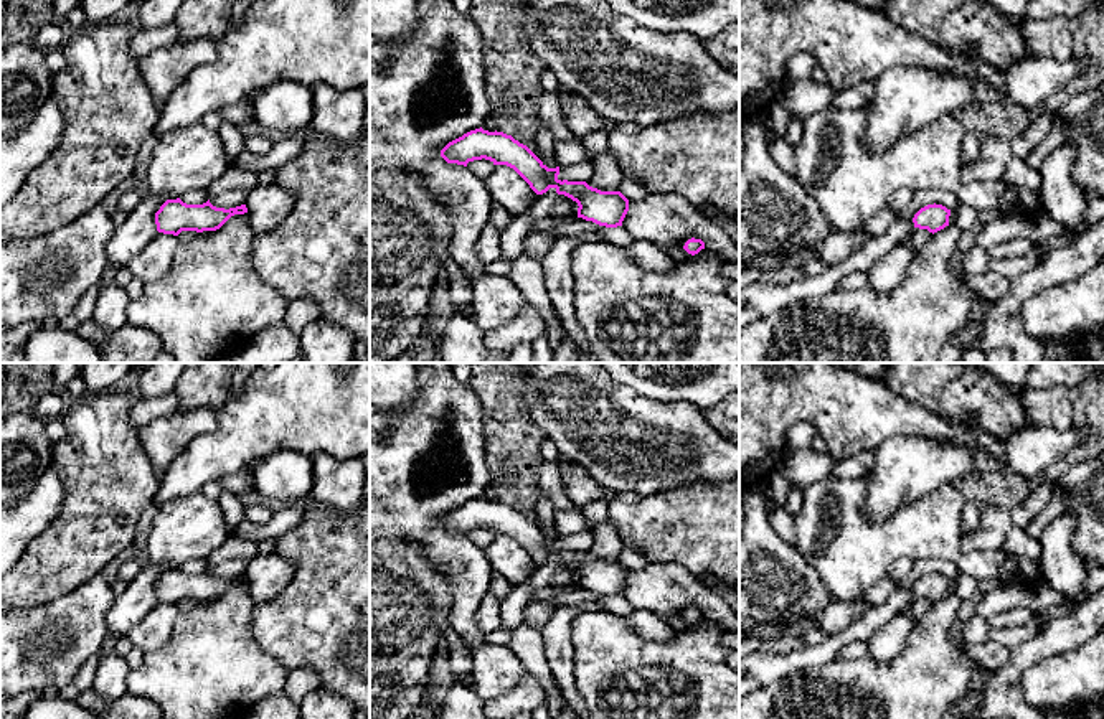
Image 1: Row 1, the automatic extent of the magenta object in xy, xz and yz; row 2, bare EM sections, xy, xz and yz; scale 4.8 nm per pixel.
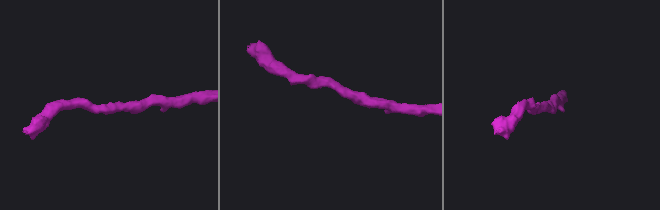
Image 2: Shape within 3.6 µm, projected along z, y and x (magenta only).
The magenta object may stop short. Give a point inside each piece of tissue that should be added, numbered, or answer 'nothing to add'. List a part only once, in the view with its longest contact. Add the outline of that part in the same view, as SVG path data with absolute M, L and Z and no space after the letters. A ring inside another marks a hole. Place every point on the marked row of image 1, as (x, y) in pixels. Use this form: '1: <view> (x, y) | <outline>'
nothing to add

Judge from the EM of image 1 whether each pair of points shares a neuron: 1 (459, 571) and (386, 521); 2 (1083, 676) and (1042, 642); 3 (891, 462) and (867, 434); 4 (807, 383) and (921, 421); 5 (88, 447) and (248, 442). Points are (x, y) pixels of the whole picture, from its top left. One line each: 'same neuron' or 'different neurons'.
1: same neuron
2: different neurons
3: different neurons
4: same neuron
5: different neurons

